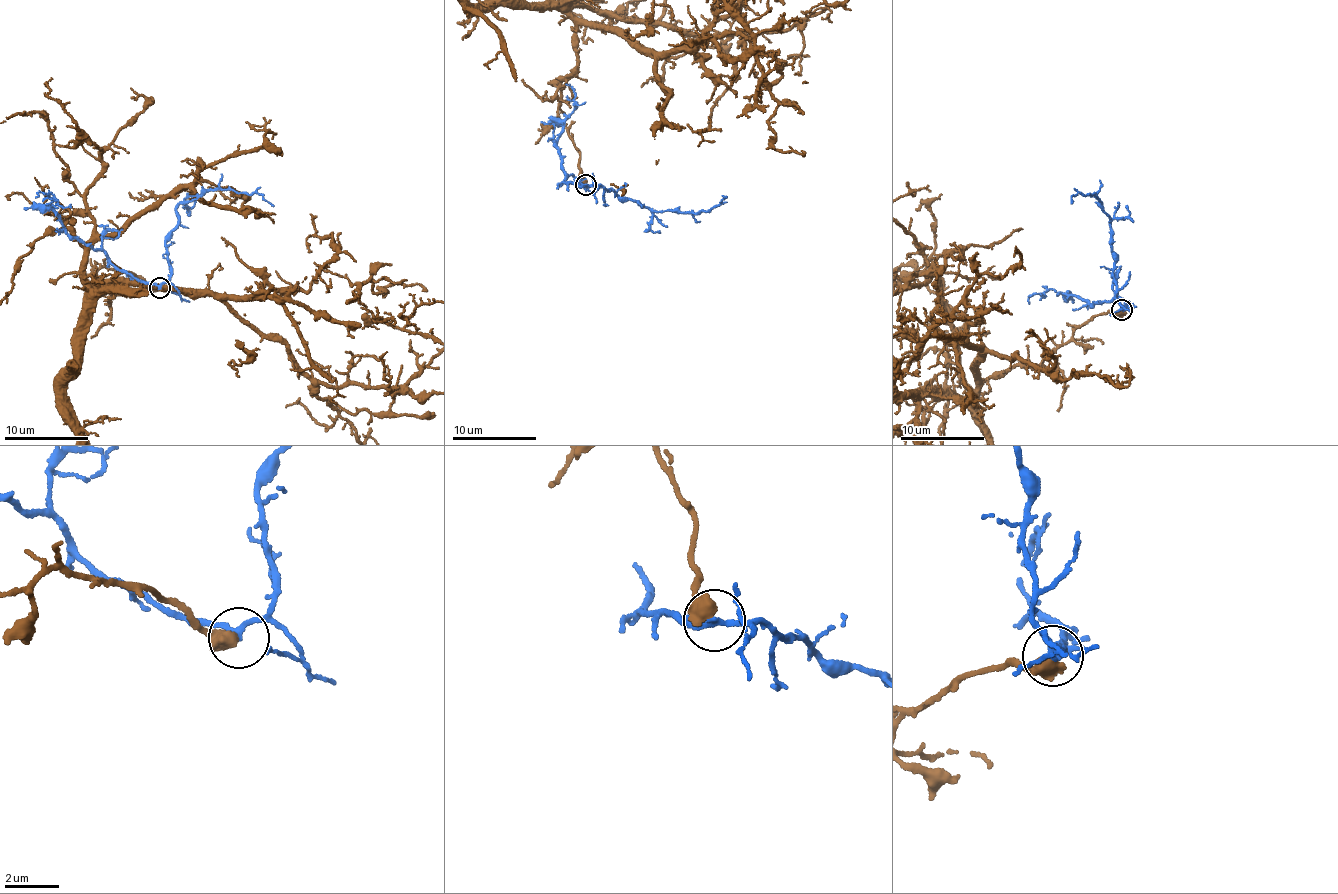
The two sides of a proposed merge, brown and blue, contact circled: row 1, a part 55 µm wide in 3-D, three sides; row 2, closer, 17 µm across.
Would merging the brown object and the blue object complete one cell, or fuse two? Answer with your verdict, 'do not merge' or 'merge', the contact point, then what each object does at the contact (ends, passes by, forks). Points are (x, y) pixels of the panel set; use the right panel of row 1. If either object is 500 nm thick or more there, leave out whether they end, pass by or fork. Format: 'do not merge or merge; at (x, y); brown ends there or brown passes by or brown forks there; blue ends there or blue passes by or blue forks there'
do not merge; at (1122, 309)

